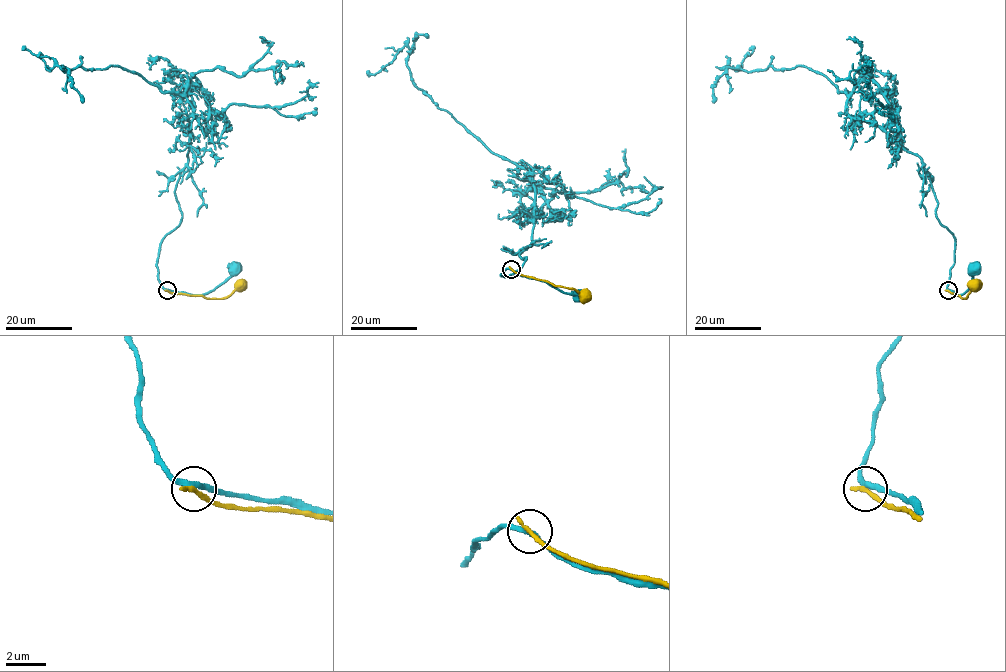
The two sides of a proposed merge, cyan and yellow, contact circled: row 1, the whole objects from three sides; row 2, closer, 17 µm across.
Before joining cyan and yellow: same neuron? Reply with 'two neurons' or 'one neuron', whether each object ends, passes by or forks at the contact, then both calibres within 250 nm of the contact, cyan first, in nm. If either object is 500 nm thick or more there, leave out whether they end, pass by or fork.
two neurons; cyan passes by; yellow ends; calibres 280 and 300 nm

